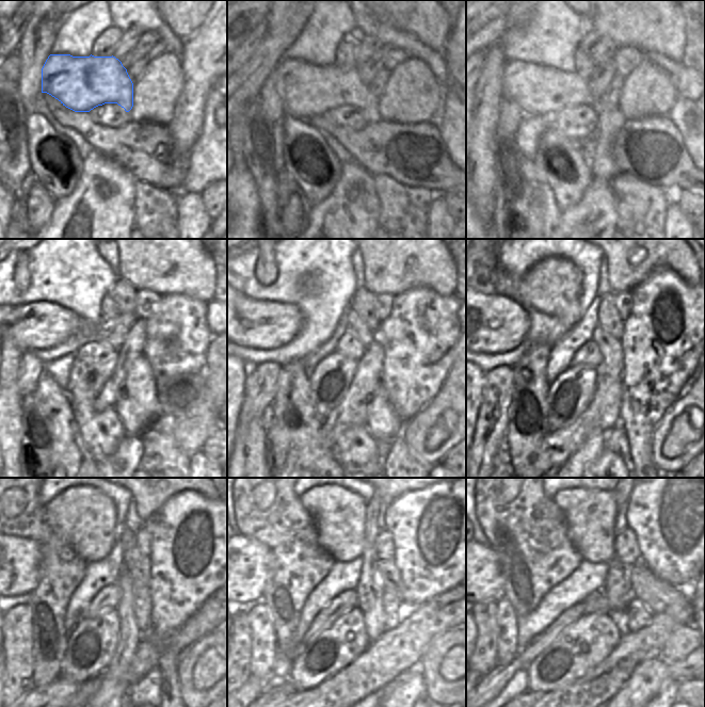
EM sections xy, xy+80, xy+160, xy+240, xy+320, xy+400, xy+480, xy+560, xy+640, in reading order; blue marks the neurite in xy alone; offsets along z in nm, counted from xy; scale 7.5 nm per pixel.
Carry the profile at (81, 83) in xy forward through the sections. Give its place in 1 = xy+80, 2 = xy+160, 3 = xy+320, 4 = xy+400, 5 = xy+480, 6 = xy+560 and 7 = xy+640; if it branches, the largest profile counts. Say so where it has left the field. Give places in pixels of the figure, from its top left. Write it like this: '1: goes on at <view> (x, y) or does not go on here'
1: goes on at xy+80 (305, 90)
2: goes on at xy+160 (538, 90)
3: goes on at xy+320 (254, 323)
4: goes on at xy+400 (487, 323)
5: goes on at xy+480 (10, 565)
6: goes on at xy+560 (249, 564)
7: goes on at xy+640 (487, 580)

